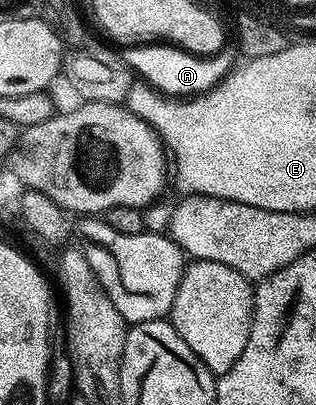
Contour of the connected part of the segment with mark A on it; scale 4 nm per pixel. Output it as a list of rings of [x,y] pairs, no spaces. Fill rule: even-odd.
[[[162,35],[125,40],[118,48],[123,55],[122,63],[138,77],[139,85],[148,87],[152,95],[159,96],[160,100],[173,105],[200,103],[231,80],[233,36],[221,40],[219,49],[212,52],[199,52],[199,48],[187,48],[187,44],[179,44],[179,40],[171,40],[170,36]]]

